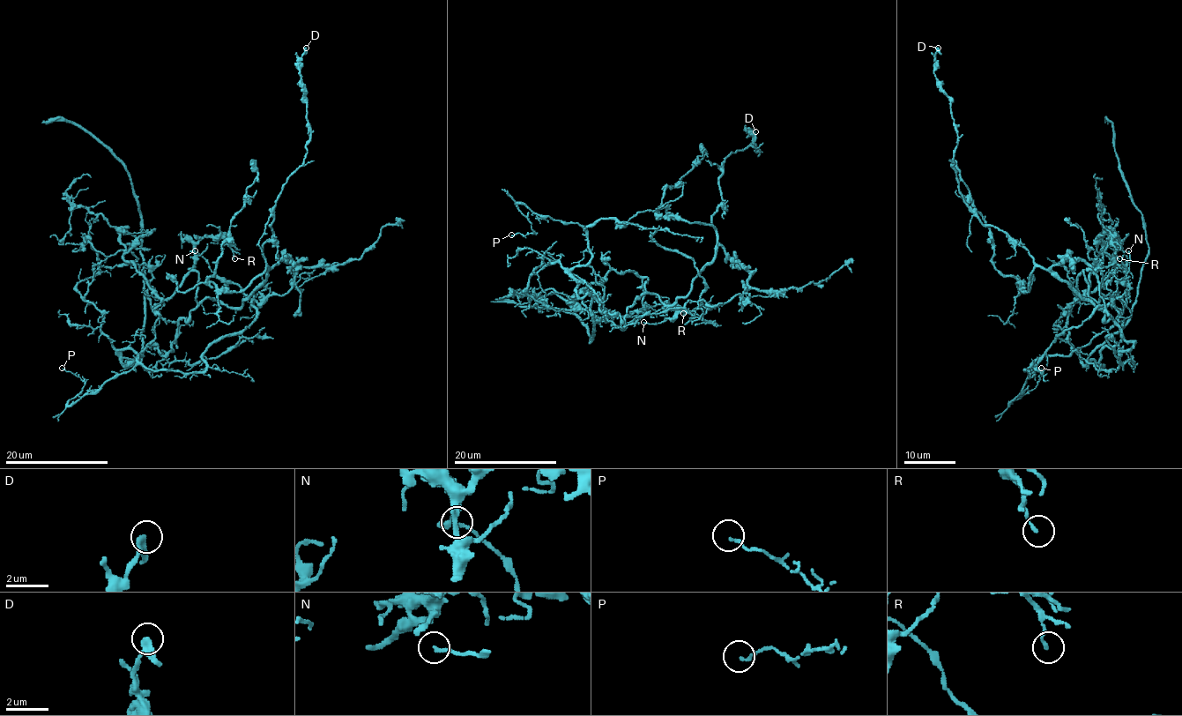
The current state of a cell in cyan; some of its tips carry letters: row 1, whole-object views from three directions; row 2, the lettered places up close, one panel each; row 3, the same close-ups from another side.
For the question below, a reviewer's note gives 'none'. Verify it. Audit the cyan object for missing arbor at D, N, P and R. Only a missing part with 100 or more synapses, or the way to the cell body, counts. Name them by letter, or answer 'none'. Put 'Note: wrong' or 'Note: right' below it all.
none
Note: right

